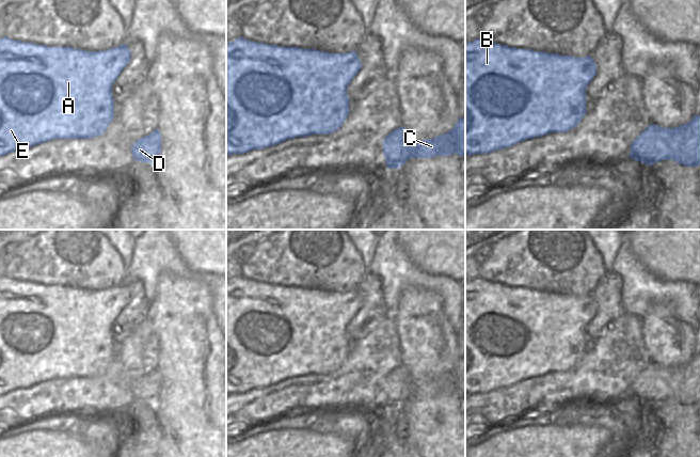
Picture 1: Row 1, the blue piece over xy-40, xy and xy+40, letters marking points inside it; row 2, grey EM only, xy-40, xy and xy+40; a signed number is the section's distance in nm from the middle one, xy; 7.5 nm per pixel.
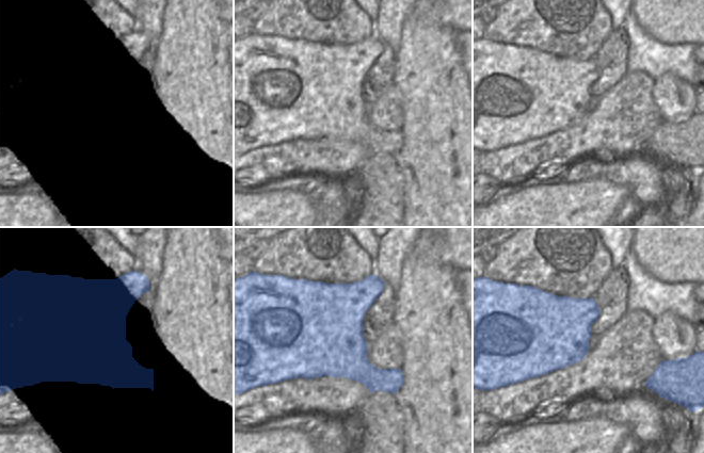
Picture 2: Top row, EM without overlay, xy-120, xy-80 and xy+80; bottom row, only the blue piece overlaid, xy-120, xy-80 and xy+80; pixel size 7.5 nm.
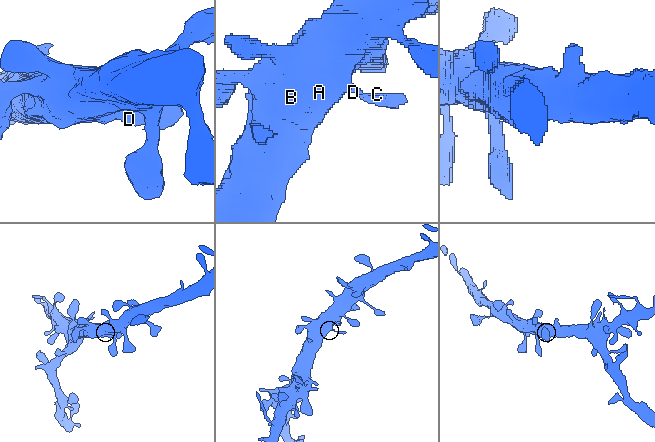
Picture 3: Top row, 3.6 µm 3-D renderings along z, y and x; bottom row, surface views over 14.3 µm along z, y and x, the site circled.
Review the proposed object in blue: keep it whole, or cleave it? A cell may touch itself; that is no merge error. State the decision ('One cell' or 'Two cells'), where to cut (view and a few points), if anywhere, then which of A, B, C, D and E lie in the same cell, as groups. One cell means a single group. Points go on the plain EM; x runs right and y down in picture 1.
One cell. No split. Groups: A B C D E.

